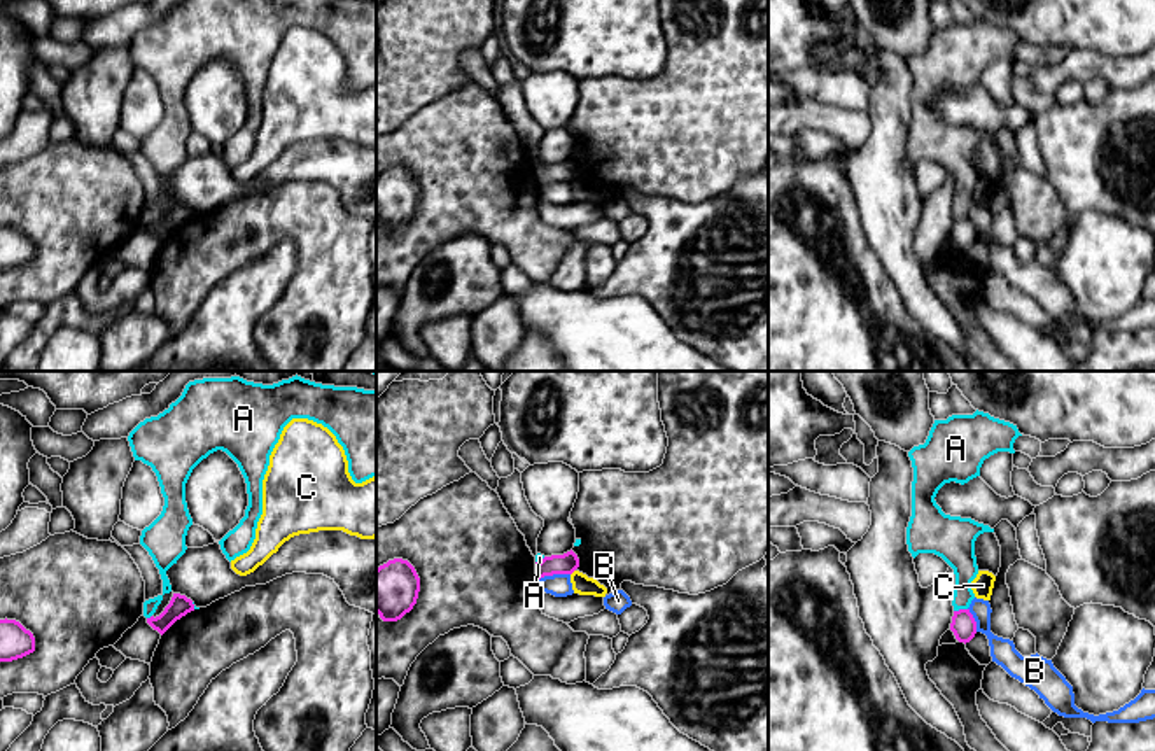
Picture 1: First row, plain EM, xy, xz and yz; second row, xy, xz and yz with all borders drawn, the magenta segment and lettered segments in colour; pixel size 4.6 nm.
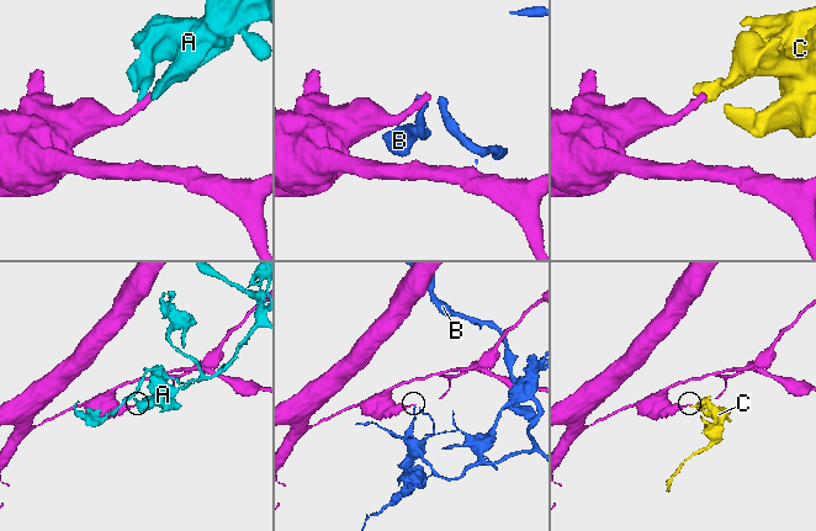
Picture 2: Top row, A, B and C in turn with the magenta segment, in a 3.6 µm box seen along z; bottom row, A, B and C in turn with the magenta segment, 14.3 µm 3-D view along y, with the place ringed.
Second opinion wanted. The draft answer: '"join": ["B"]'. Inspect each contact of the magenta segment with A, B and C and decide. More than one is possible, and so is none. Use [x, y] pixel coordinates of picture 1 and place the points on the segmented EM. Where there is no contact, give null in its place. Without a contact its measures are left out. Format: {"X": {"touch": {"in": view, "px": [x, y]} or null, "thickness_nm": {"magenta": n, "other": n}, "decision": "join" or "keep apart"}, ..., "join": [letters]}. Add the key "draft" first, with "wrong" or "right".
{"draft": "wrong", "A": {"touch": {"in": "yz", "px": [959, 610]}, "thickness_nm": {"magenta": 120, "other": 140}, "decision": "keep apart"}, "B": {"touch": {"in": "xz", "px": [553, 573]}, "thickness_nm": {"magenta": 100, "other": 110}, "decision": "keep apart"}, "C": {"touch": {"in": "xz", "px": [573, 571]}, "thickness_nm": {"magenta": 100, "other": 90}, "decision": "keep apart"}, "join": []}

